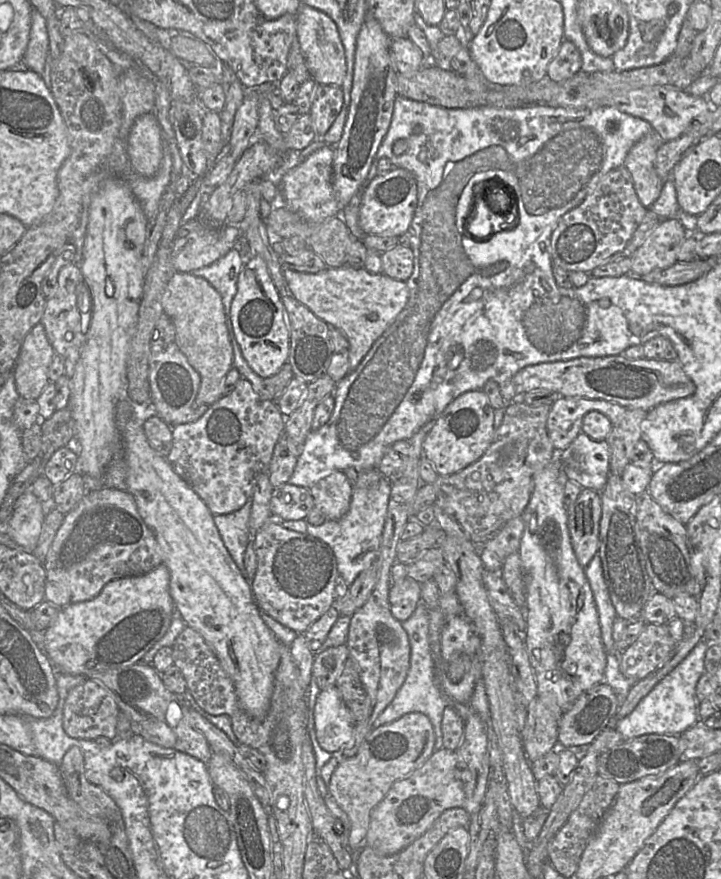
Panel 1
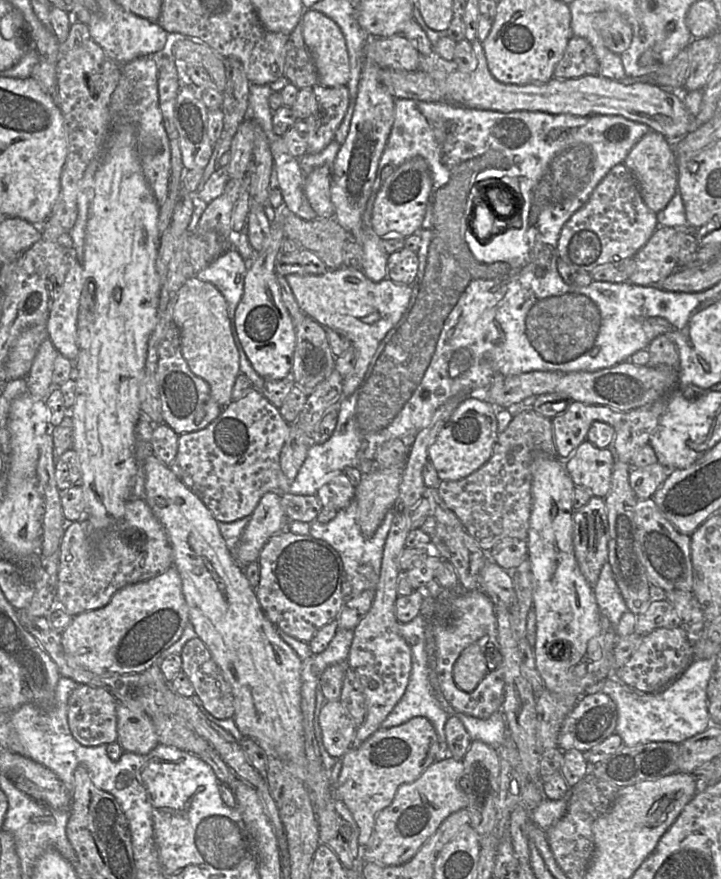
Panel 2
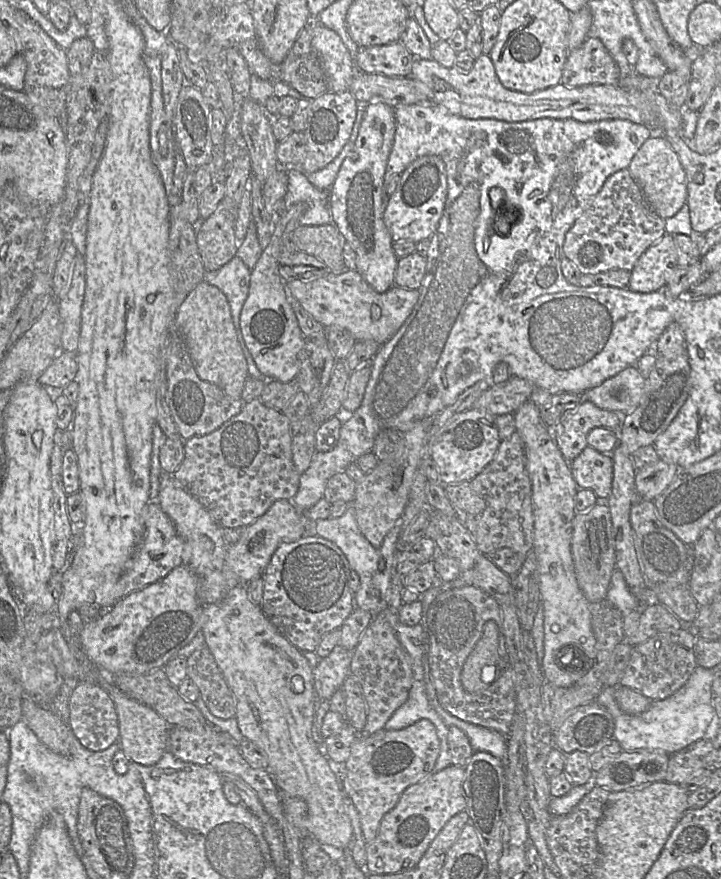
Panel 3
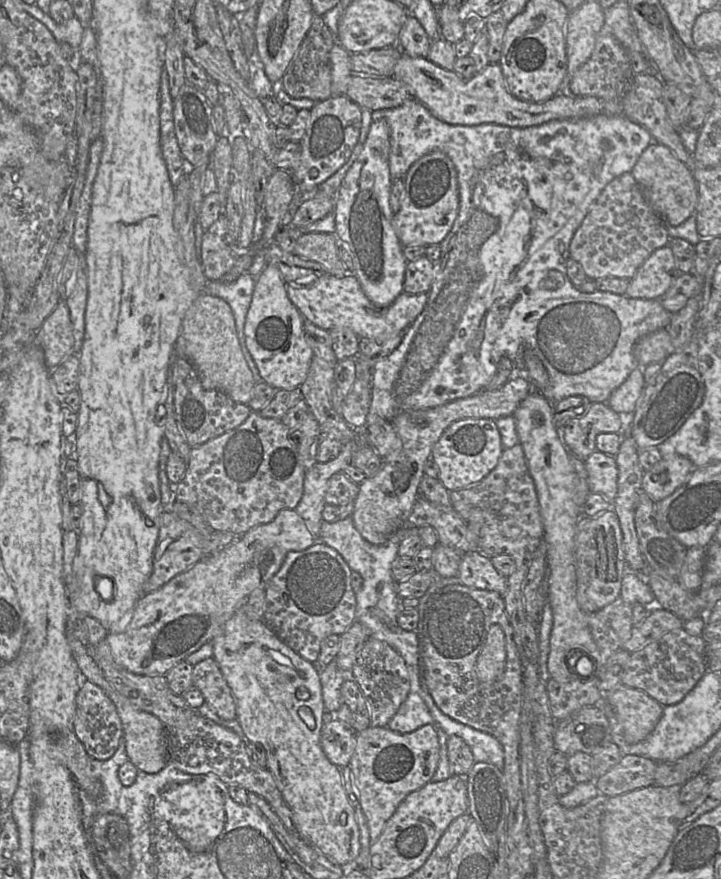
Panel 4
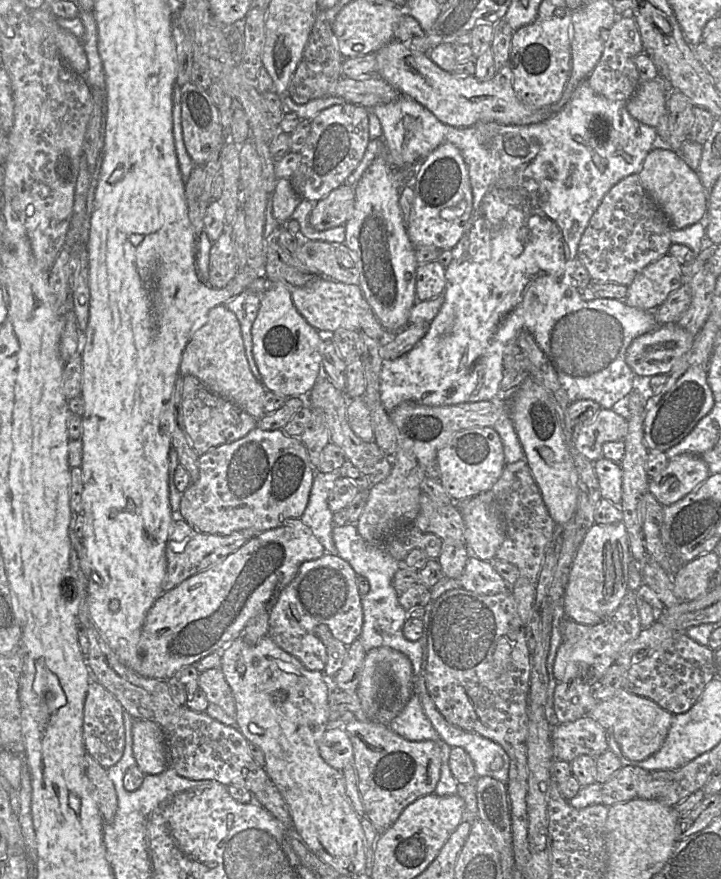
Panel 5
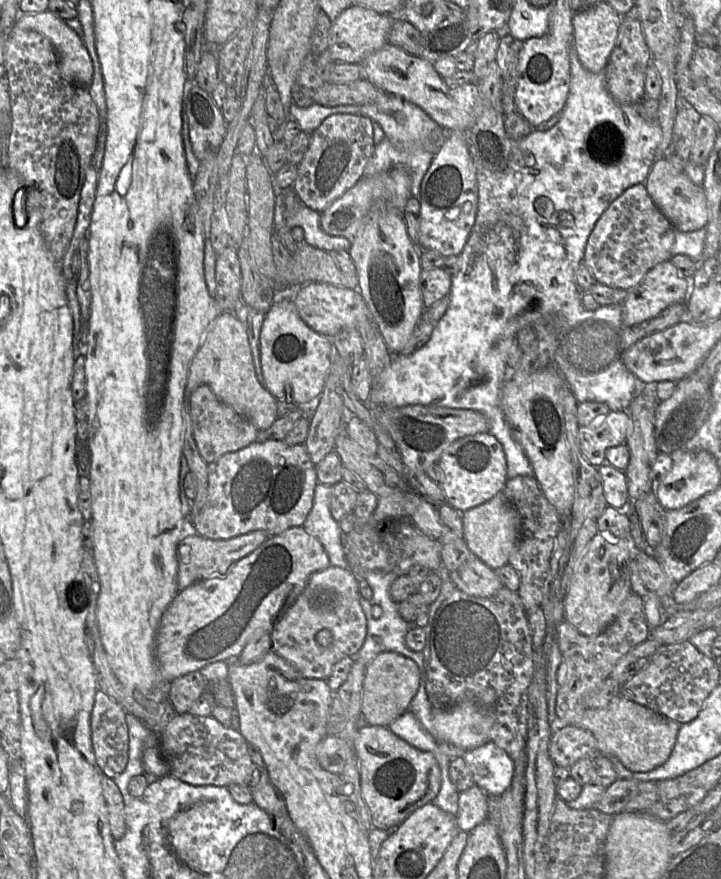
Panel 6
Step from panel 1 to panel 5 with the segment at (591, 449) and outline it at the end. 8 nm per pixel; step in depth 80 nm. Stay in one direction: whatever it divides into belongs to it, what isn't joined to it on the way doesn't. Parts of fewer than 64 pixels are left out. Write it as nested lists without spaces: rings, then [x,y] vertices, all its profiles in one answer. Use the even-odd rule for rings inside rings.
[[[601,457],[593,463],[601,497],[619,506],[622,499],[622,470],[619,463]]]

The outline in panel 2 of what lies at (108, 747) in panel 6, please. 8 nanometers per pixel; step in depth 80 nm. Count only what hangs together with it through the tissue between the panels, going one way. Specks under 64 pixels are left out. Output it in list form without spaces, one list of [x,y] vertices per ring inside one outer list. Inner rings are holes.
[[[78,685],[69,695],[67,720],[73,737],[84,746],[100,746],[117,741],[117,700],[102,687]]]

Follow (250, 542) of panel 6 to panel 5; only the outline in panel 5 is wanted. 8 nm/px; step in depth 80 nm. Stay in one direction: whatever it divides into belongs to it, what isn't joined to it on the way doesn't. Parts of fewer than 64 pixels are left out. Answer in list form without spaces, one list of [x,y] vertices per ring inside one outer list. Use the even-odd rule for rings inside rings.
[[[173,513],[174,520],[169,530],[165,544],[166,575],[162,582],[162,590],[169,591],[187,578],[206,570],[221,562],[228,555],[237,551],[250,538],[260,532],[234,532],[223,536],[217,534],[205,534],[197,531],[185,520]]]

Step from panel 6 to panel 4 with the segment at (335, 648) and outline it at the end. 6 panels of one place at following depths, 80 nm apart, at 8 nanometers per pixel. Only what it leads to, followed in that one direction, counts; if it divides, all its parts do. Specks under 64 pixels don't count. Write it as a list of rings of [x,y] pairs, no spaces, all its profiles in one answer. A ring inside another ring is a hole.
[[[319,540],[315,541],[315,543],[312,546],[305,550],[288,552],[281,568],[271,578],[271,580],[268,582],[267,586],[264,589],[266,599],[266,610],[263,620],[265,624],[289,648],[291,648],[302,658],[315,664],[319,658],[322,641],[332,634],[337,634],[340,636],[343,635],[350,628],[350,626],[357,620],[356,618],[357,601],[356,593],[353,591],[351,586],[351,571],[352,570],[348,566],[347,562],[336,550],[327,546],[325,543]]]

